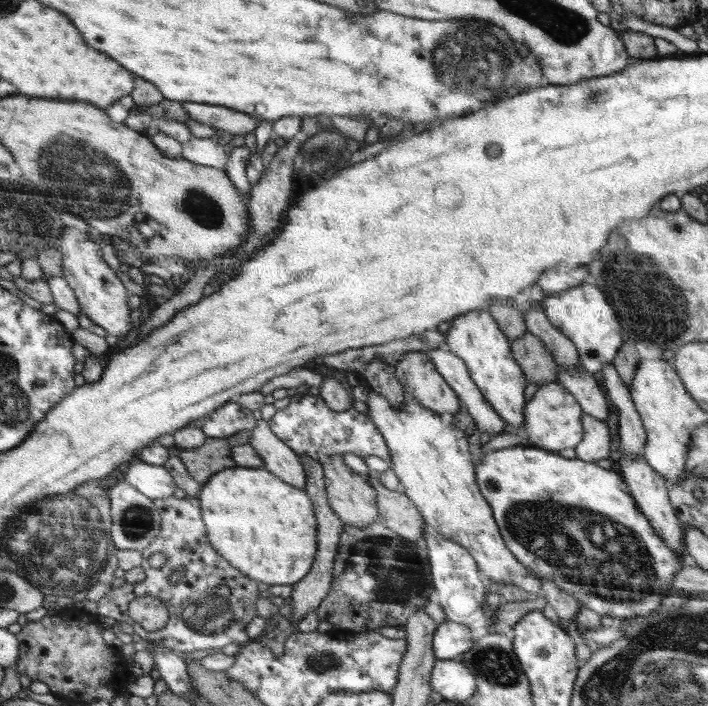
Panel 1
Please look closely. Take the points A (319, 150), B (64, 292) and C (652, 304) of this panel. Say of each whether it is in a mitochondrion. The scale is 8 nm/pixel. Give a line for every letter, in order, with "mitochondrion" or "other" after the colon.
A: mitochondrion
B: other
C: mitochondrion

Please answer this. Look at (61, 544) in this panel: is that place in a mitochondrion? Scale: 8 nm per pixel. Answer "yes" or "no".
yes

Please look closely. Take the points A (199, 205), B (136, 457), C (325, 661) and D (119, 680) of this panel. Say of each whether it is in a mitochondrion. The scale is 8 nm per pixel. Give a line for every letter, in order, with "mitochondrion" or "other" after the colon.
A: mitochondrion
B: other
C: mitochondrion
D: other

